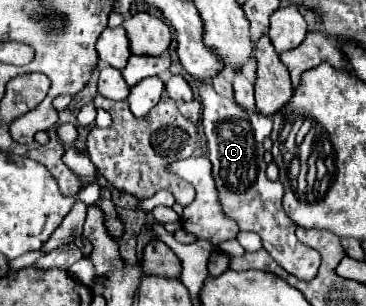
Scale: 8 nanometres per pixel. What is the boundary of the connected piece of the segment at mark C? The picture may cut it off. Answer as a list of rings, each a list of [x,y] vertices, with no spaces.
[[[201,86],[199,94],[203,104],[201,124],[207,136],[209,160],[213,164],[213,178],[225,216],[235,220],[239,224],[239,230],[259,234],[263,240],[263,248],[289,274],[297,276],[299,280],[313,280],[313,276],[319,270],[321,256],[317,250],[303,246],[297,240],[295,236],[297,224],[293,224],[285,216],[281,206],[283,184],[279,180],[267,180],[265,176],[267,164],[263,162],[263,138],[271,134],[271,126],[273,126],[271,118],[239,108],[235,100],[221,98],[213,90],[213,86]]]

